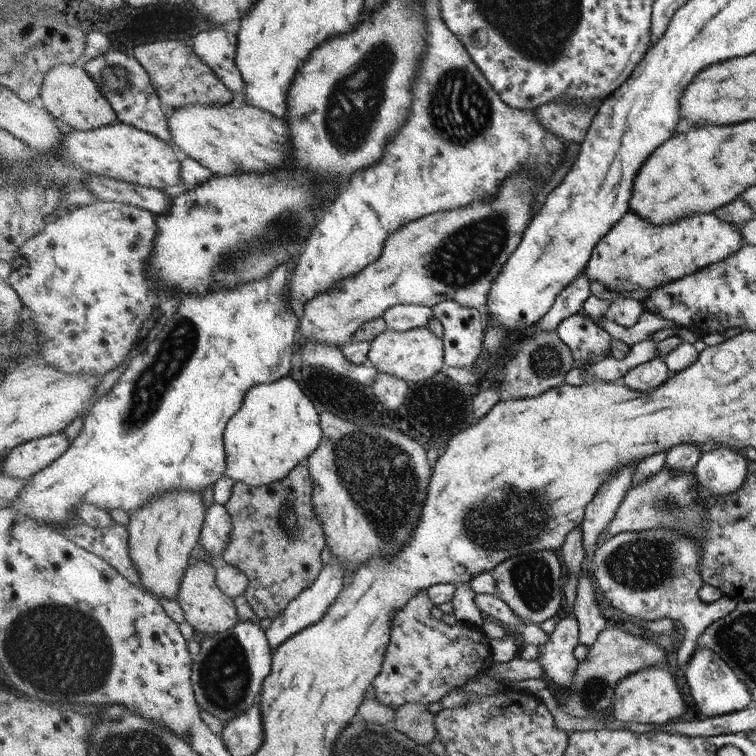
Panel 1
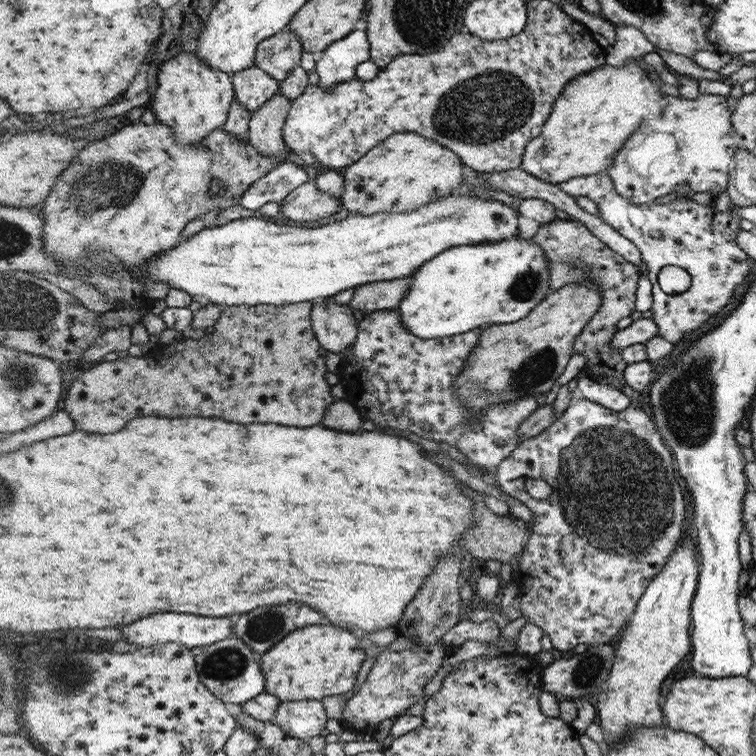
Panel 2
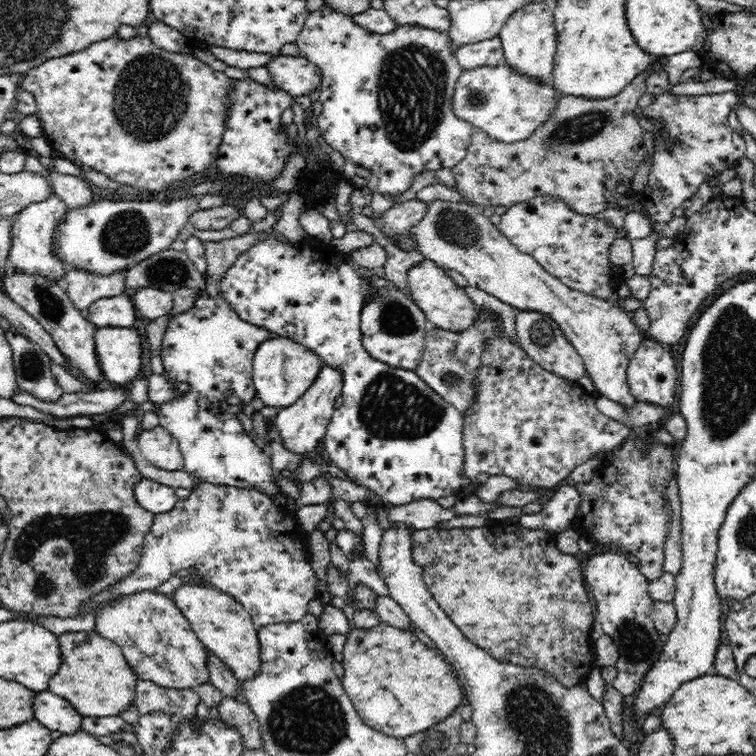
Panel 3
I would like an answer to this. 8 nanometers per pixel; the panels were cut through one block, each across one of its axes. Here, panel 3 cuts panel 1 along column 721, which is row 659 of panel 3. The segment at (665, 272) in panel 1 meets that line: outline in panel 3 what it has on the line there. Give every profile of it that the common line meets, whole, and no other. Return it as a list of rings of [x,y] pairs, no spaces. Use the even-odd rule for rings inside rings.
[[[192,583],[178,587],[170,596],[189,620],[200,642],[236,675],[238,681],[243,683],[255,678],[262,666],[260,641],[257,626],[242,604],[215,588]]]

